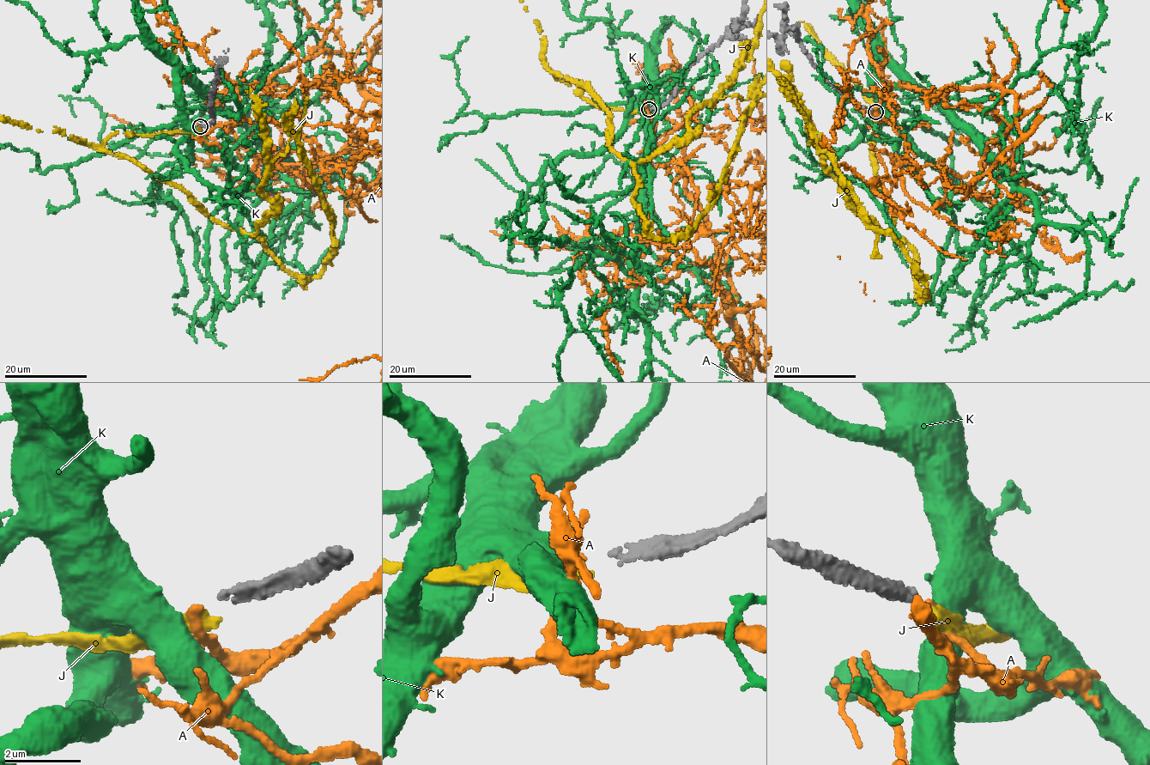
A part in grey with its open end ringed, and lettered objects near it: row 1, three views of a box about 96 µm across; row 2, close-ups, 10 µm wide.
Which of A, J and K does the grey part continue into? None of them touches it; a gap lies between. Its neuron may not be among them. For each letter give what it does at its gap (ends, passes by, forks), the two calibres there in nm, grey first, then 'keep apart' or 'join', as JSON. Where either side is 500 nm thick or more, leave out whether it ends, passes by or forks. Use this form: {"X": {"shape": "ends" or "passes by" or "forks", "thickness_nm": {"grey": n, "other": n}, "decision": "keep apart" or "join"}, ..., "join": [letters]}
{"A": {"shape": "ends", "thickness_nm": {"grey": 240, "other": 240}, "decision": "keep apart"}, "J": {"shape": "ends", "thickness_nm": {"grey": 240, "other": 320}, "decision": "join"}, "K": {"thickness_nm": {"grey": 240, "other": 700}, "decision": "keep apart"}, "join": ["J"]}

